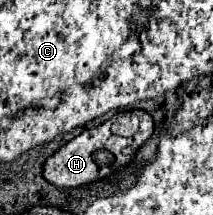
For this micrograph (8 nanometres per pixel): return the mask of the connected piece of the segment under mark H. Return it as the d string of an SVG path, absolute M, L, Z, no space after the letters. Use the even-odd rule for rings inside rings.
M131 110L137 118L139 118L139 130L131 136L131 138L123 138L123 136L115 136L111 132L111 126L113 122L117 120L117 116L113 116L111 120L103 122L101 126L97 128L89 128L89 130L83 130L77 138L69 140L63 148L59 148L53 156L47 158L45 166L43 166L43 176L47 182L51 182L53 186L57 188L81 188L81 186L87 186L87 184L93 184L97 180L103 180L107 178L109 174L125 168L127 164L131 164L133 156L137 154L137 150L153 136L153 118L151 114L147 114L145 110ZM111 156L117 156L111 164Z

